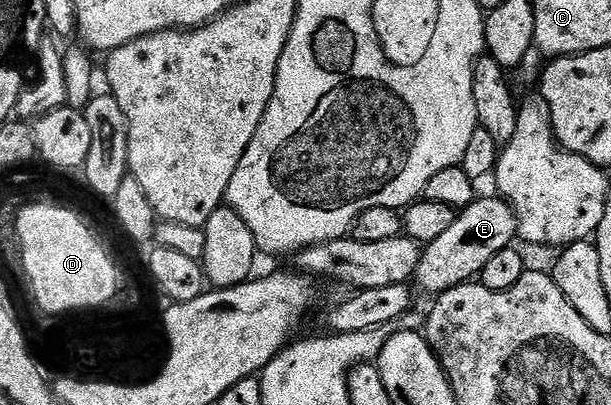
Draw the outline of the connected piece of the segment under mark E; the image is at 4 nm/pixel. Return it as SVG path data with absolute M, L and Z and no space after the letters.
M498 196L476 197L475 201L456 213L453 225L442 236L426 243L419 256L414 281L419 281L420 288L428 290L431 296L438 296L462 282L470 282L482 275L485 264L489 264L497 252L508 249L514 243L511 241L516 241L518 232L517 219L508 202Z

